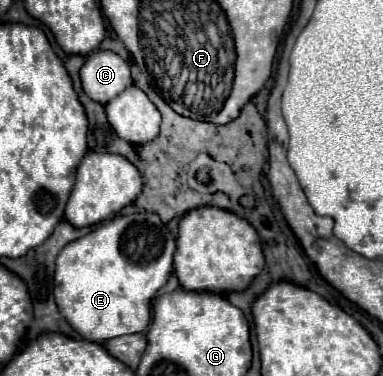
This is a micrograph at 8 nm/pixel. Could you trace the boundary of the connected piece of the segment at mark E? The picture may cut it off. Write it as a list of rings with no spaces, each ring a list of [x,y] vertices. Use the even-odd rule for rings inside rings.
[[[132,213],[118,215],[102,221],[92,233],[68,243],[56,257],[54,273],[54,299],[60,315],[88,341],[104,343],[112,337],[142,333],[150,323],[150,303],[158,289],[162,289],[172,273],[172,255],[176,251],[176,241],[172,241],[170,229],[160,221],[156,213]]]

